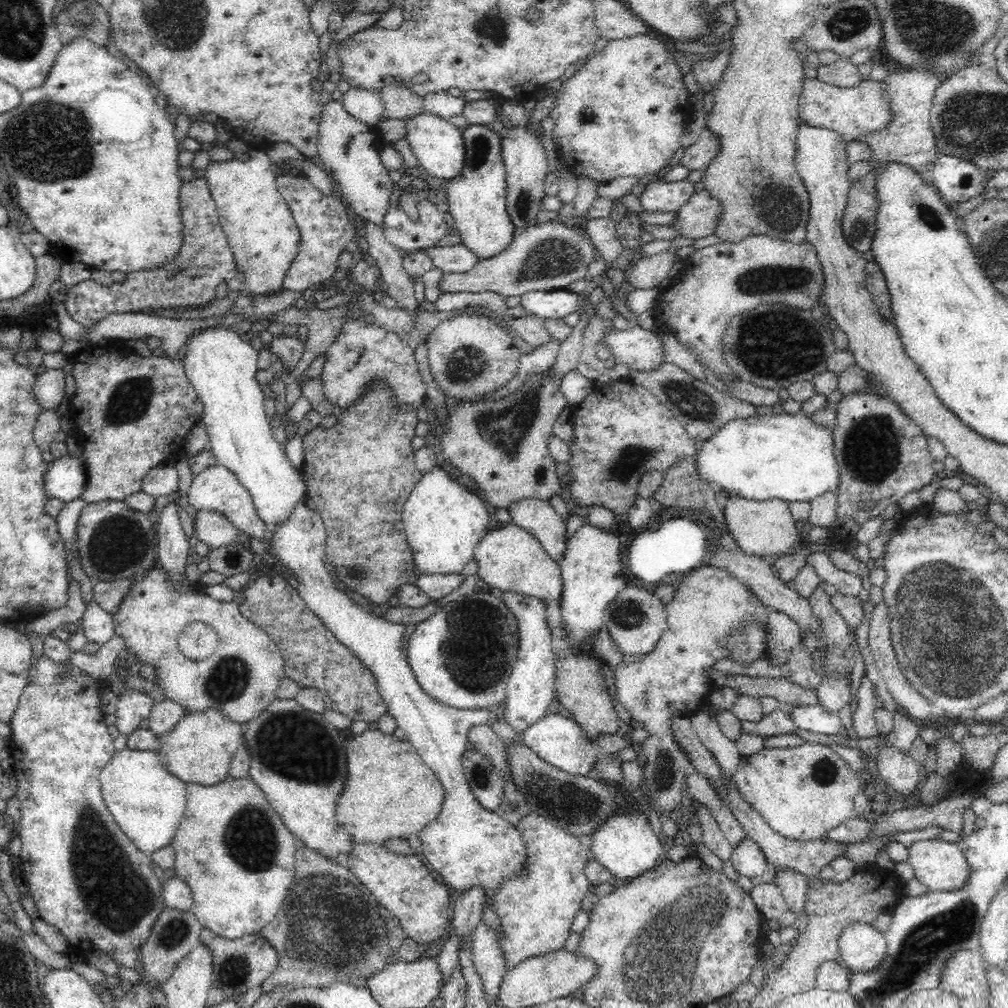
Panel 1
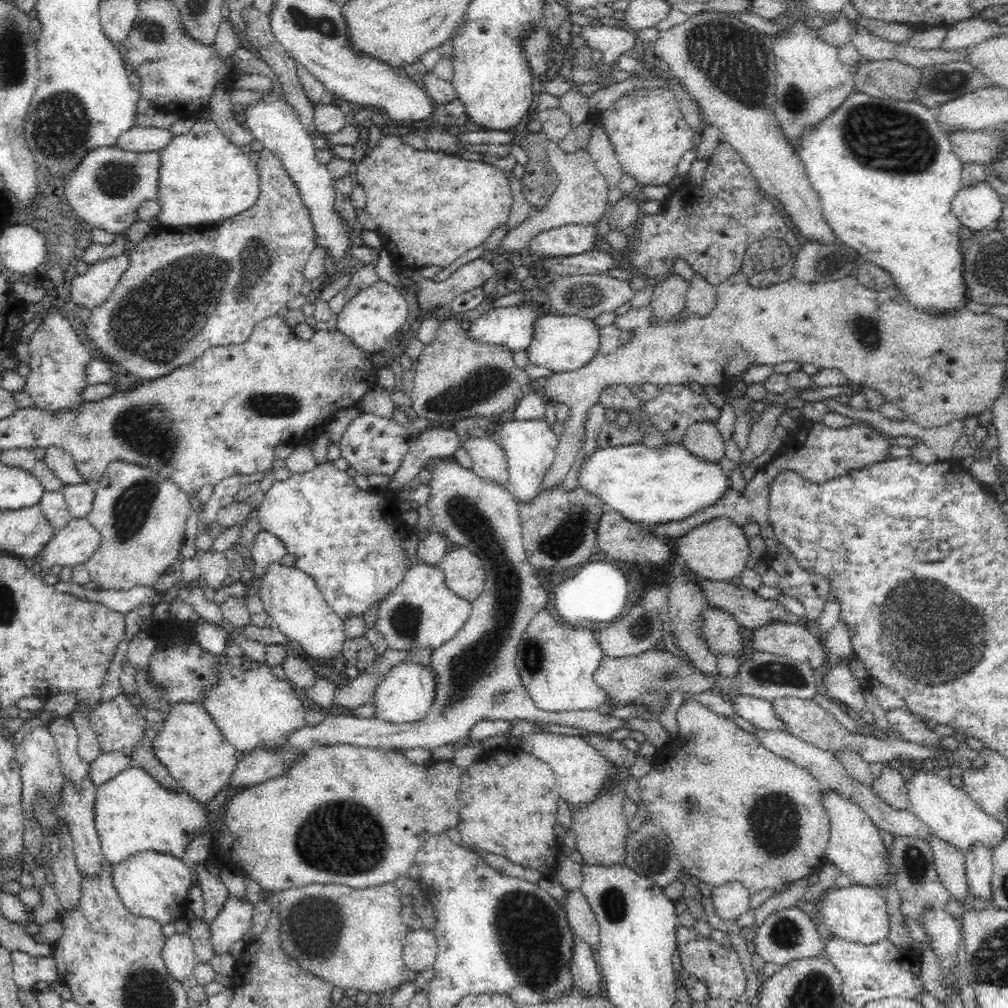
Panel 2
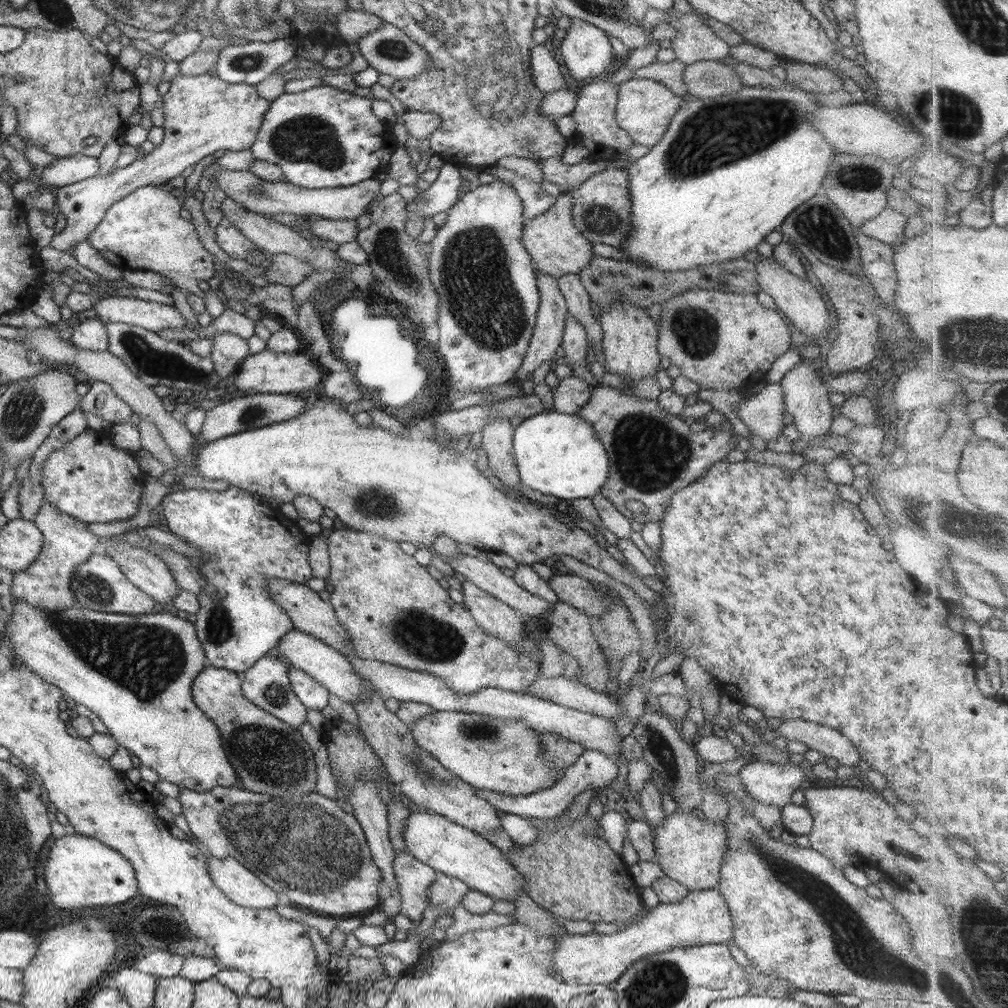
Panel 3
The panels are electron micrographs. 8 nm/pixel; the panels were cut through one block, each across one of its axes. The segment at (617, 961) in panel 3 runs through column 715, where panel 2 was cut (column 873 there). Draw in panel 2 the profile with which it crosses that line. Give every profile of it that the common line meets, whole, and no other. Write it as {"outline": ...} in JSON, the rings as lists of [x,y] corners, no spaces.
{"outline":[[[854,884],[846,888],[832,886],[824,890],[820,903],[819,919],[828,926],[833,935],[868,946],[886,939],[890,934],[890,915],[888,915],[887,902],[881,893],[872,887]]]}

